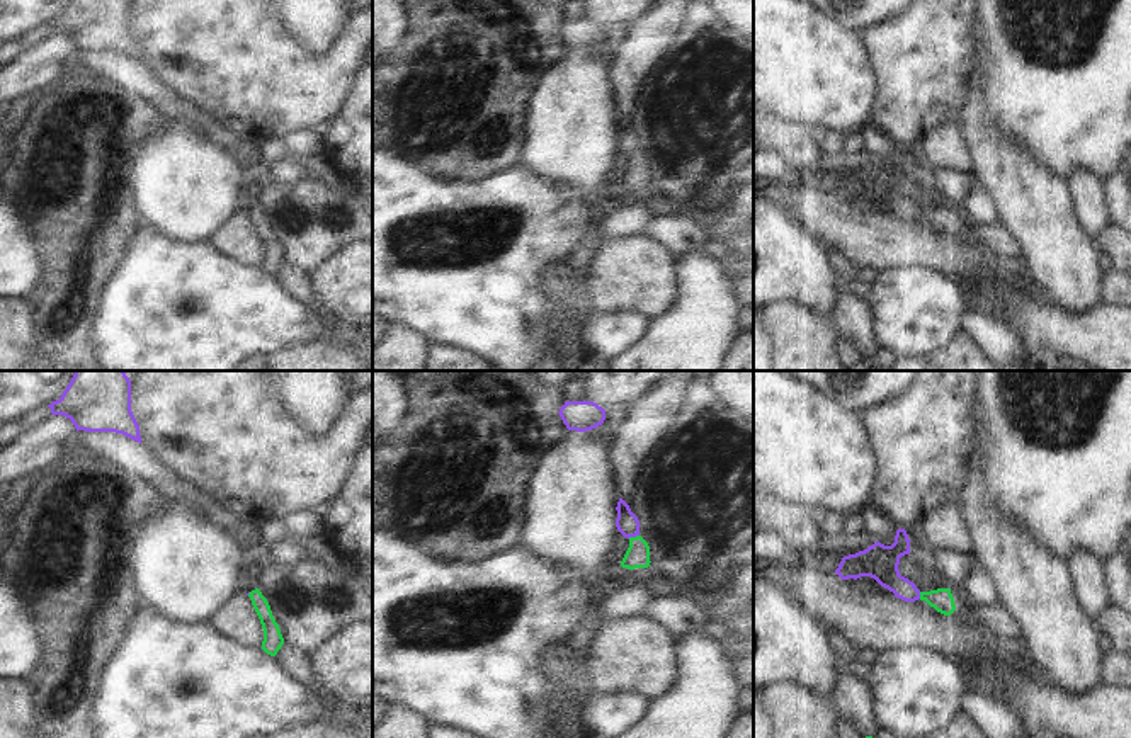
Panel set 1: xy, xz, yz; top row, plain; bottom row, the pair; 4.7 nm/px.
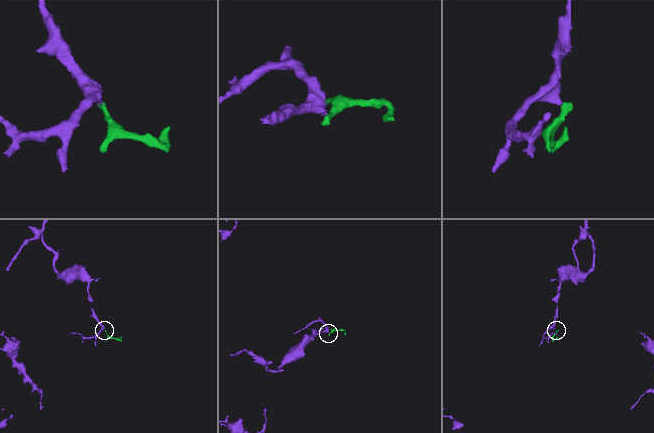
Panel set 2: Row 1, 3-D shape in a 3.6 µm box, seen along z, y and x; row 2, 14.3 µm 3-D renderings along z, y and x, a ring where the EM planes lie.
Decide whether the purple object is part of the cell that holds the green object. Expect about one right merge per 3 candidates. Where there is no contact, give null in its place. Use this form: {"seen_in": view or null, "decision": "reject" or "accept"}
{"seen_in": "xz", "decision": "accept"}

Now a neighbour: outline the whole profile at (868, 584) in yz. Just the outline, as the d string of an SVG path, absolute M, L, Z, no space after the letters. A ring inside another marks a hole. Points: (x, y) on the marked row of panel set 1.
M861 576L857 580L854 578L849 578L849 582L852 585L855 585L857 588L861 590L866 590L866 592L871 592L874 595L884 595L884 597L889 597L889 595L895 595L893 592L889 592L888 588L881 587L874 578L871 576Z

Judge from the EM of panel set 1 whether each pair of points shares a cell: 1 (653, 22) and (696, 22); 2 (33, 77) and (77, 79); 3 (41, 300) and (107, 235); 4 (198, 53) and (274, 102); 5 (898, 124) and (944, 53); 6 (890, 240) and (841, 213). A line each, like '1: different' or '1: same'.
1: different
2: different
3: same
4: same
5: same
6: same

